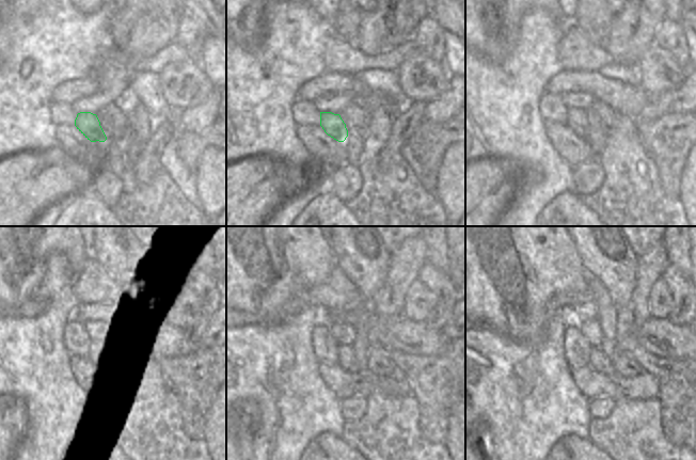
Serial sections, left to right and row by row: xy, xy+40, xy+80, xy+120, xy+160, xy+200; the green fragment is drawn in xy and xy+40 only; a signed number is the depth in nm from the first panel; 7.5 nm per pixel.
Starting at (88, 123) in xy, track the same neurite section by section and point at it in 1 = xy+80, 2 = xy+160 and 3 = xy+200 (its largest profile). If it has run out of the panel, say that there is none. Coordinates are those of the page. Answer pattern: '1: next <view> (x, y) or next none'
1: next xy+80 (576, 120)
2: next xy+160 (346, 360)
3: next xy+200 (599, 360)

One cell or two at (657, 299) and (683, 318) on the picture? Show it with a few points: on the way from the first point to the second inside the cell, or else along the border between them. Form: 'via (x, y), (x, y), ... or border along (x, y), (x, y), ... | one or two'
border along (665, 284), (671, 297), (671, 311), (666, 318) | two

